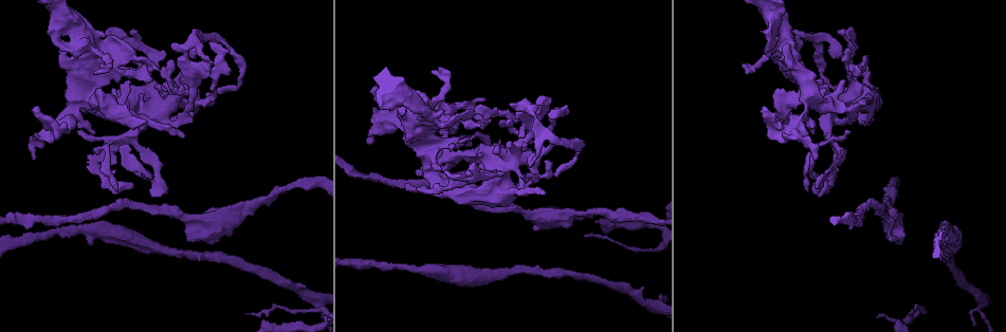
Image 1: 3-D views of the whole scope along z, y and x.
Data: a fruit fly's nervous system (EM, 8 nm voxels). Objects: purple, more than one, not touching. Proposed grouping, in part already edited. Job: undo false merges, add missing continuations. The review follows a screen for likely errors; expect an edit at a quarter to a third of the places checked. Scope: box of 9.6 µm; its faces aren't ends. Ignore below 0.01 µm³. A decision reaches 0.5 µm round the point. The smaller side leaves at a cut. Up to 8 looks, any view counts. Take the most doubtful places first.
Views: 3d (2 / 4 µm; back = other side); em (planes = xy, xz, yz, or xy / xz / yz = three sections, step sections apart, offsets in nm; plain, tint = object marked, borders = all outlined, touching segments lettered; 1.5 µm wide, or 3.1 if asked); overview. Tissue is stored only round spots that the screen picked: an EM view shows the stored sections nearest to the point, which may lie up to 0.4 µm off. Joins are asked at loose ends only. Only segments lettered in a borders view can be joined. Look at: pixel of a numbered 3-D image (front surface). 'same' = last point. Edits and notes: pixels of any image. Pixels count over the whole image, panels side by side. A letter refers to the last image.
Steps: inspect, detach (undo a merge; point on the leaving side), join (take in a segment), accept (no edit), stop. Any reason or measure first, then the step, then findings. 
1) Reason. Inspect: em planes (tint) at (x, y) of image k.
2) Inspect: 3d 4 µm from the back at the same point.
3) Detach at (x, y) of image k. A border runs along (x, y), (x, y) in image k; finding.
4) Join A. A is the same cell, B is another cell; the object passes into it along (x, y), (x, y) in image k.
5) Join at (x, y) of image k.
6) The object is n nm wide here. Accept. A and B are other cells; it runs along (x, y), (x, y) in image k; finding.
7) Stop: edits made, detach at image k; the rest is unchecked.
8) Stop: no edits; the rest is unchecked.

Long arm stops here. Inspect: em xy step 8 (borders) at (183, 136) of image 1.

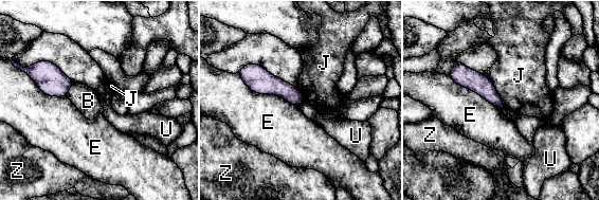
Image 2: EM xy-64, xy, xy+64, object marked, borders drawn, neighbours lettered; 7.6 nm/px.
Inspect: em planes (borders) at the same point.

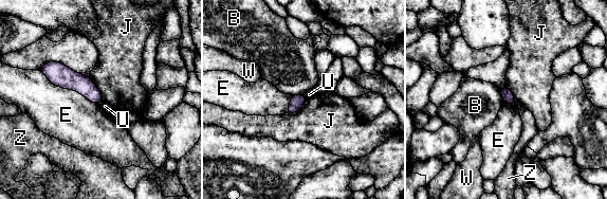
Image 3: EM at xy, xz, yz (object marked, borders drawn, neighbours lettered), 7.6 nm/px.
Accept. B, E, J, U, W and Z are other cells; a border runs along (90, 77), (103, 100) in image 3; no lettered segment goes on from it.

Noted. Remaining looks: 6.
An open end. Inspect: 3d 4 µm at (584, 237) of image 1.

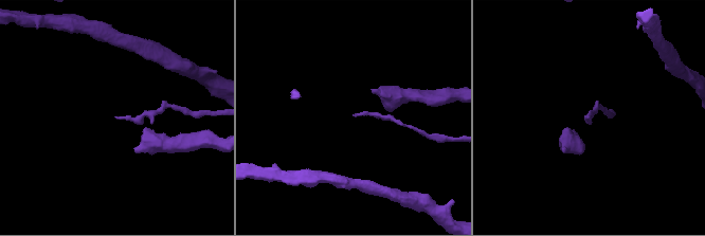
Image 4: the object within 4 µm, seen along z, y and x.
Need the tissue. Inspect: em yz step 4 (tint) at (589, 116) of image 4.

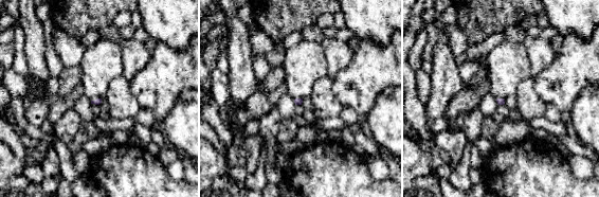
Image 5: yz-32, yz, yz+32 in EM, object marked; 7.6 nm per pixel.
Cut it another way. Inspect: em planes (borders) at the same point.

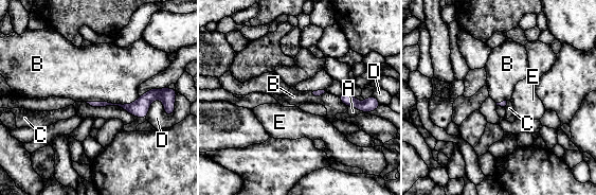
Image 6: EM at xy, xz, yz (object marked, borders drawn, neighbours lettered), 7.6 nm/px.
Accept. A, B, C, D and E are other cells; a border runs along (140, 96), (129, 104), (86, 102) in image 6; no lettered segment goes on from it.

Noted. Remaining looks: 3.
Three-way junction. Inspect: em xz step 8 (tint) at (404, 95) of image 1.

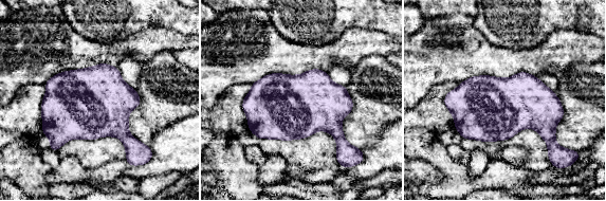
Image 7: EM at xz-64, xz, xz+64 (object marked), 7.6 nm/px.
Inspect: em planes (borders) at the same point.

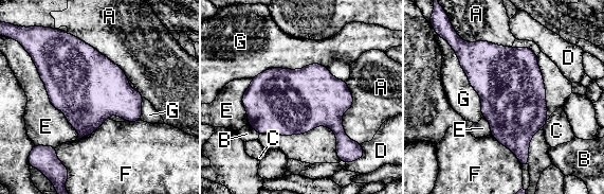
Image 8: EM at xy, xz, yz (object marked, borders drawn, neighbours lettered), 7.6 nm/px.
Accept. A, B, C, D, E, F and G are other cells; a border runs along (252, 78), (322, 64), (345, 82) in image 8; all the same cell.

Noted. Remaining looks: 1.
Stop: no edits; the rest is unchecked.

